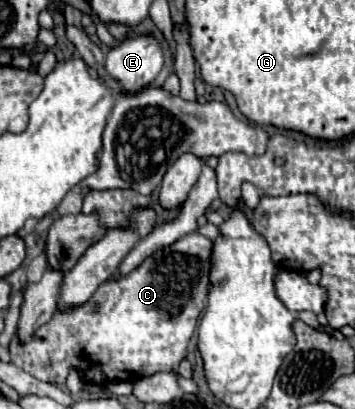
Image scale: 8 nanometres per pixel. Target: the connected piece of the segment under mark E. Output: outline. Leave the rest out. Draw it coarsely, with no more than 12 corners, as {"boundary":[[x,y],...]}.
{"boundary":[[153,34],[111,48],[107,72],[125,90],[151,84],[165,62]]}

